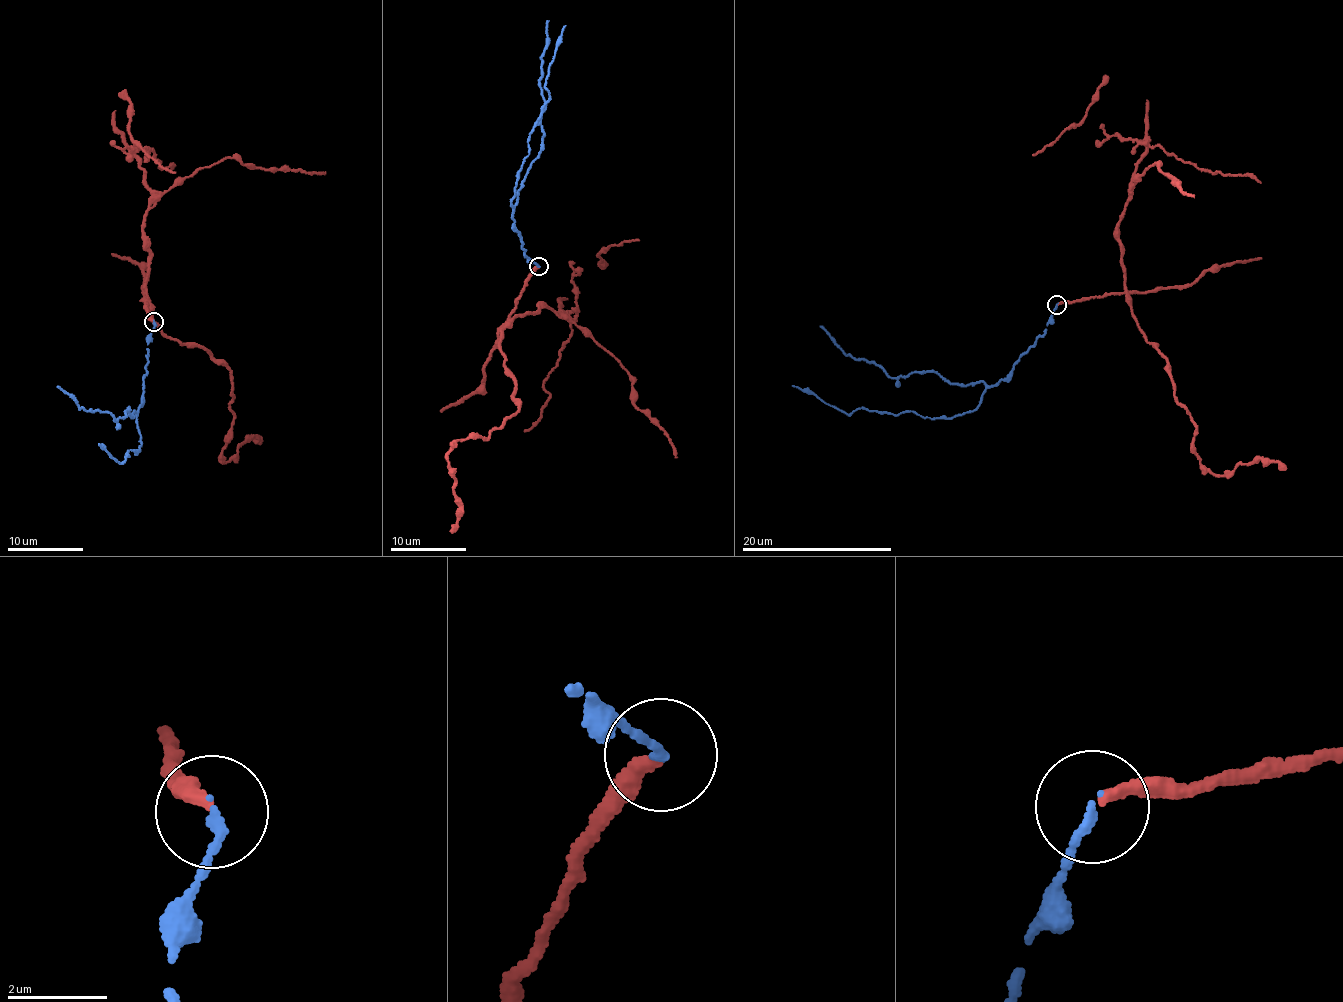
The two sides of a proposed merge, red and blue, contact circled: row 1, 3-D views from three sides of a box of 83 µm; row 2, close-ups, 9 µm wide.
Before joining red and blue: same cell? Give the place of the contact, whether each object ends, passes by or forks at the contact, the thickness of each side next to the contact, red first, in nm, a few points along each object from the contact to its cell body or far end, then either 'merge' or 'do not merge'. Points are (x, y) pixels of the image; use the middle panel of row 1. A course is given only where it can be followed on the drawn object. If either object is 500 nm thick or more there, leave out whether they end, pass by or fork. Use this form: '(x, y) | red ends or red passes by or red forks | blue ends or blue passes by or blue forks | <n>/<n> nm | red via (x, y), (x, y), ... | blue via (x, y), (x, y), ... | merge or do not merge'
(538, 266) | red ends | blue ends | 260/170 nm | red via (537, 266), (500, 329), (498, 343), (517, 411), (487, 438), (459, 440), (448, 454), (457, 504), (451, 533) | blue via (539, 266), (525, 256), (510, 207), (516, 172), (530, 154), (527, 138), (549, 97), (545, 82), (566, 26) | do not merge

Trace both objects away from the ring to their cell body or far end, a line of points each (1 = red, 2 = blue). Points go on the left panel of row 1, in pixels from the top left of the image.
1: (153, 321), (145, 303), (162, 333), (193, 342), (230, 372), (231, 440), (223, 461), (248, 437), (260, 443)
2: (154, 321), (136, 416), (142, 445), (135, 454), (137, 451), (126, 451), (128, 456), (118, 463), (100, 443)

